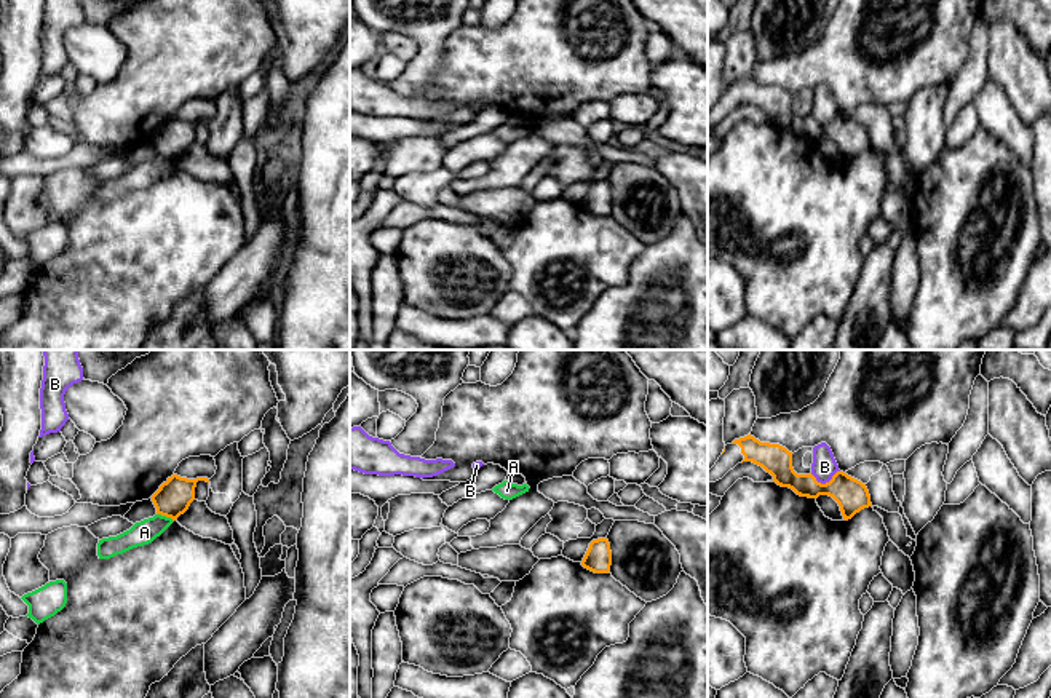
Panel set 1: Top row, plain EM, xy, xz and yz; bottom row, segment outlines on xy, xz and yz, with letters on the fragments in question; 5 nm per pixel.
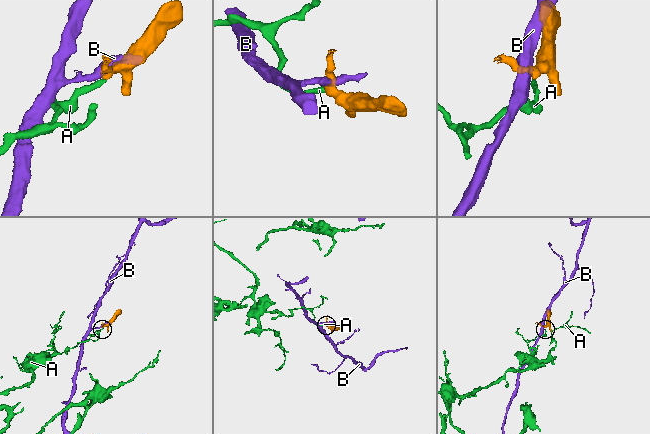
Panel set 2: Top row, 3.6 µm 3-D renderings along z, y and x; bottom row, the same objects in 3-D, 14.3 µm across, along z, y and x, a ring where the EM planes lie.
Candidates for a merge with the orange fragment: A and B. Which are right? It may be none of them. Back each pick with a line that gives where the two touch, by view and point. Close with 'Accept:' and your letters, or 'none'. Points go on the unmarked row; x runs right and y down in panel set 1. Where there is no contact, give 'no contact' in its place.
Accept: none

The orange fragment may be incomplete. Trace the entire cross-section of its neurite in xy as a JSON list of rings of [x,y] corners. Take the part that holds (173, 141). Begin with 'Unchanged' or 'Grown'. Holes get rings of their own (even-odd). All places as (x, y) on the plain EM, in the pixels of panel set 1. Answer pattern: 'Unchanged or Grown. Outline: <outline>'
Unchanged. Outline: [[[177,117],[168,120],[168,123],[152,137],[157,157],[171,160],[173,163],[184,157],[195,142],[195,129],[198,123],[209,125],[208,120],[187,121]]]

